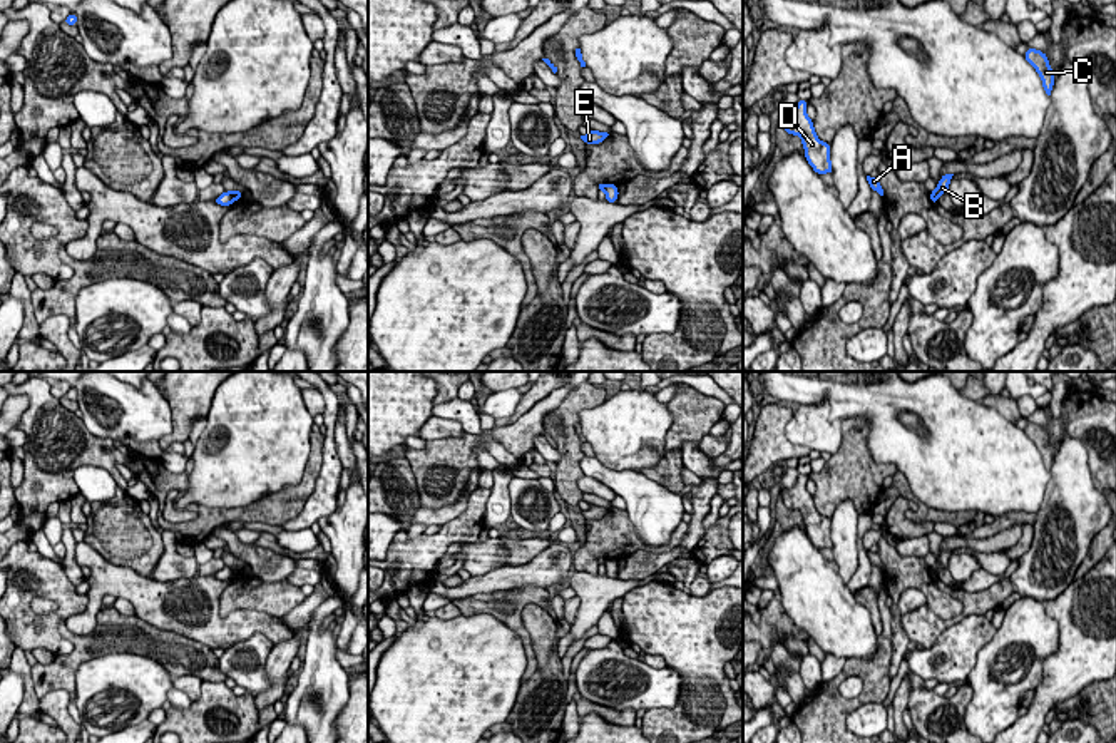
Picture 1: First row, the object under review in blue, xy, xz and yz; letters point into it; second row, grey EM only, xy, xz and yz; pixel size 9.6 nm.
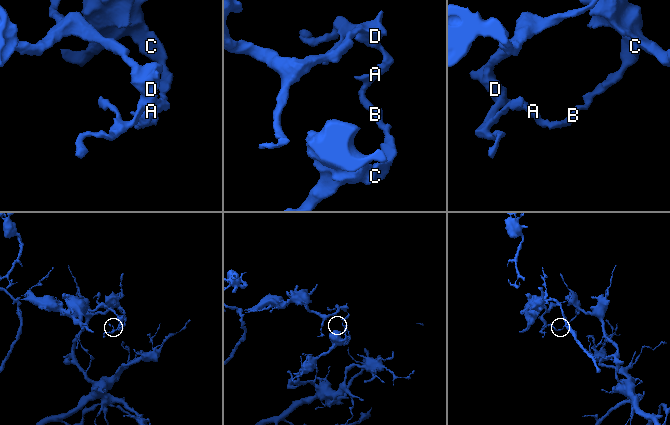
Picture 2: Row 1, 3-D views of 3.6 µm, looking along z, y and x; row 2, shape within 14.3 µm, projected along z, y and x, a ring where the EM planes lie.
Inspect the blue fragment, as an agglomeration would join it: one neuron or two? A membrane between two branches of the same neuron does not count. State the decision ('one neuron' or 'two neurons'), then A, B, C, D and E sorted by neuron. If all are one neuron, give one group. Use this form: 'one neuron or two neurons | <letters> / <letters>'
two neurons | A D E / B C

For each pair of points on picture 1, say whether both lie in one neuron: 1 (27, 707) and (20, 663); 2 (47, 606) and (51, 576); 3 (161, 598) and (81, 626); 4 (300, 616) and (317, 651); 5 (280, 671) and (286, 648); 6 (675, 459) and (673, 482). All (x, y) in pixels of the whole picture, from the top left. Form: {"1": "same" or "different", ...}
{"1": "same", "2": "different", "3": "same", "4": "different", "5": "same", "6": "same"}

